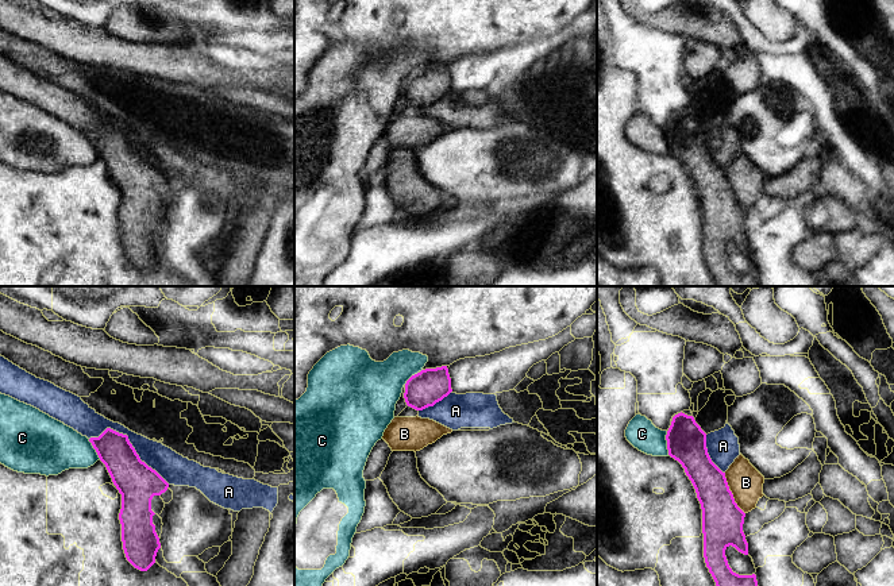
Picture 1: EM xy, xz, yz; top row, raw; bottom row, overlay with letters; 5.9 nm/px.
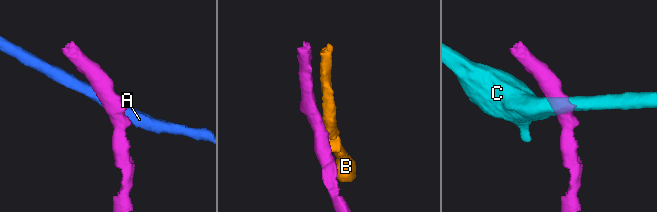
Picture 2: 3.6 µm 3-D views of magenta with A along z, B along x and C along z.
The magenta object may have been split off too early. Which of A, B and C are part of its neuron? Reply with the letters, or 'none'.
none

